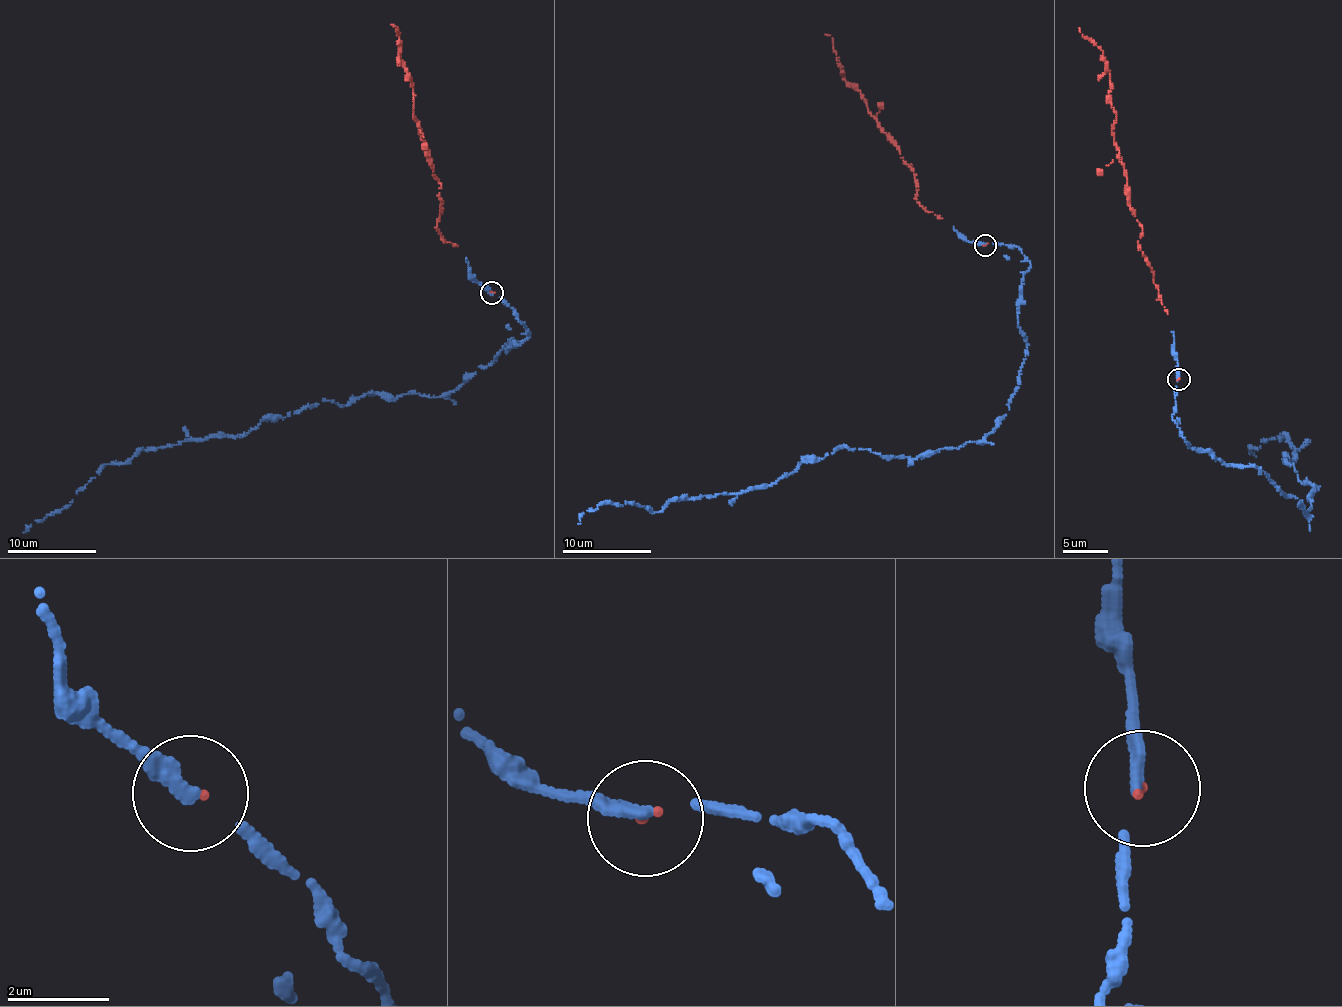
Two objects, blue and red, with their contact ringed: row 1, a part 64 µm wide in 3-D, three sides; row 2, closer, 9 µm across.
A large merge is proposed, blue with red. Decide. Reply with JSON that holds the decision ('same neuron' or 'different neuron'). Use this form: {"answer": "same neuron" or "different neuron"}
{"answer": "same neuron"}

